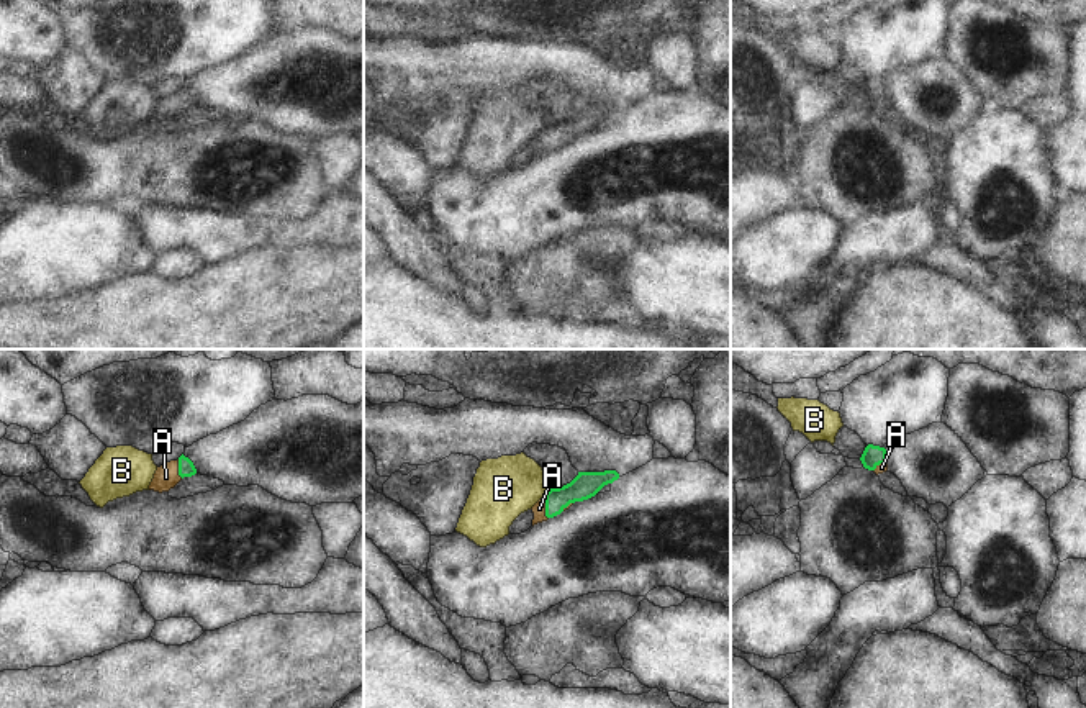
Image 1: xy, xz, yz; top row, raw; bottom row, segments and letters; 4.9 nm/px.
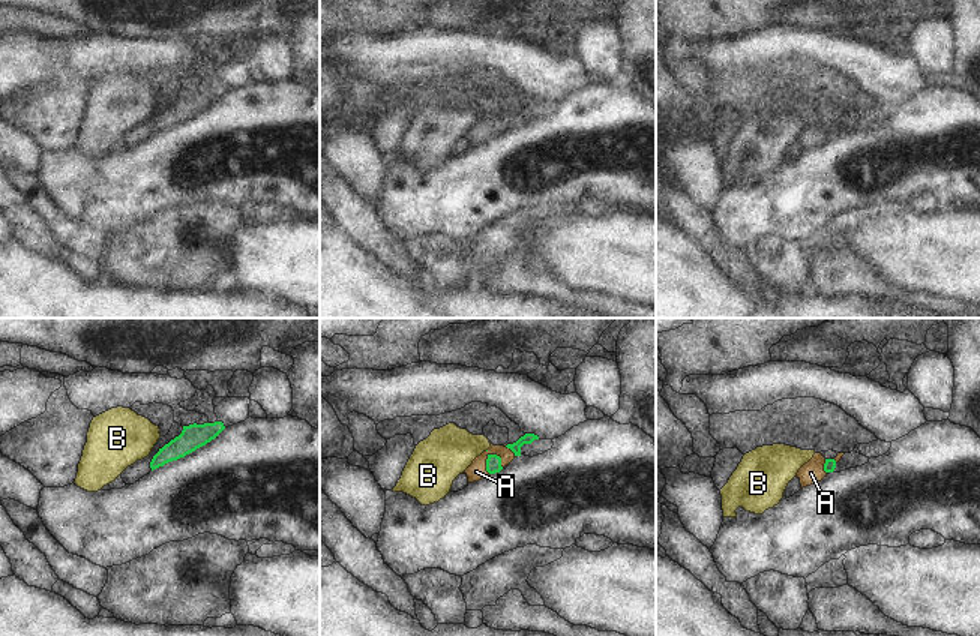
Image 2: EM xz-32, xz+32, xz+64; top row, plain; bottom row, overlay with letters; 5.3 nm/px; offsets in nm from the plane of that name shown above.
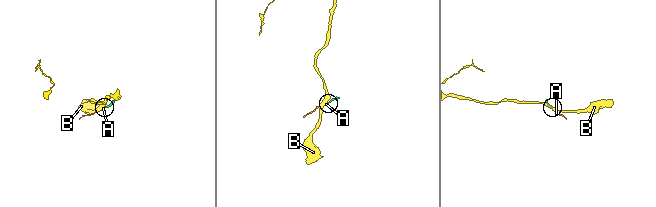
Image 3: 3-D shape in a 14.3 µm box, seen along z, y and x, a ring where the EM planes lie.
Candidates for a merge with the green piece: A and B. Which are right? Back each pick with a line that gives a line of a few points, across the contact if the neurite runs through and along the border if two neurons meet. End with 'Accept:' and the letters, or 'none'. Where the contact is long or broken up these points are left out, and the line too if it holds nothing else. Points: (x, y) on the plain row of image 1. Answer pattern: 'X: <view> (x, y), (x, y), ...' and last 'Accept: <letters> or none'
A: xz (585, 118), (546, 141), (539, 141)
Accept: A

